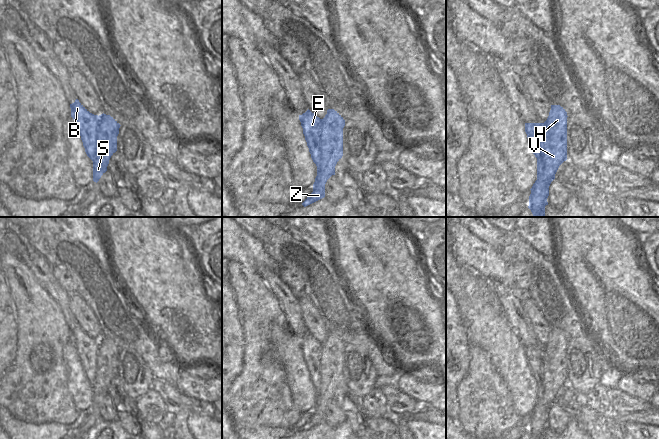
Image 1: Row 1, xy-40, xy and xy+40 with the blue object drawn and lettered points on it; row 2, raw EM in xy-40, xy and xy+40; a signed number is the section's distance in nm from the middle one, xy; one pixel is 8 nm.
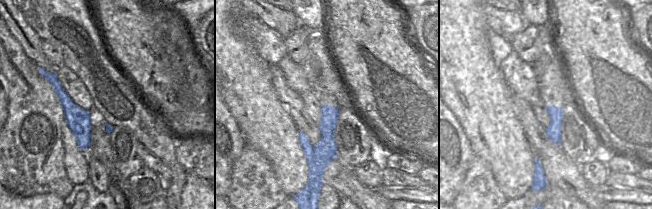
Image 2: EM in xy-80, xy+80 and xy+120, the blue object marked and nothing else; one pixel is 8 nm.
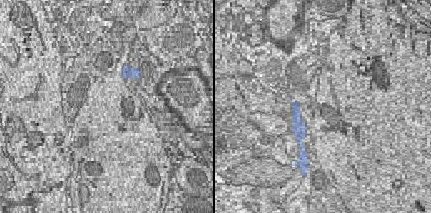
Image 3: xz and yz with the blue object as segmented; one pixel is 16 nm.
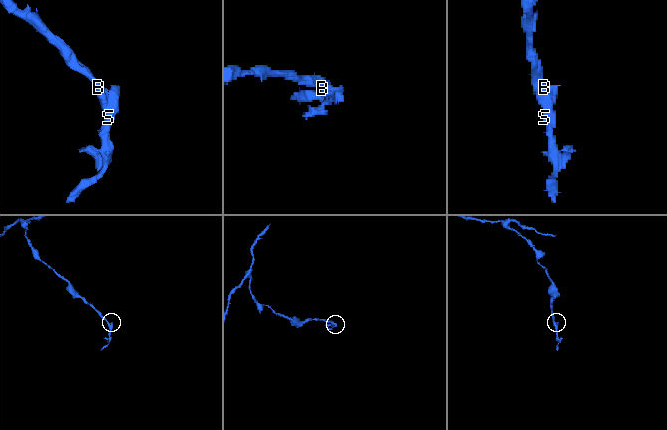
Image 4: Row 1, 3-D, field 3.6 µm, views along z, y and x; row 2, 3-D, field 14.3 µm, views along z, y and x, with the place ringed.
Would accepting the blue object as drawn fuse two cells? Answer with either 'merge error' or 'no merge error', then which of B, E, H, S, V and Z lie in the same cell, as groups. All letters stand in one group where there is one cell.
no merge error; groups B E H S V Z

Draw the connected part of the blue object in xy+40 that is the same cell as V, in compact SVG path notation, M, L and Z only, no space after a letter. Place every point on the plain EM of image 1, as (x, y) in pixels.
M551 329L544 347L525 347L531 374L537 382L537 404L529 420L533 439L545 439L549 410L559 390L567 384L567 336L560 329Z

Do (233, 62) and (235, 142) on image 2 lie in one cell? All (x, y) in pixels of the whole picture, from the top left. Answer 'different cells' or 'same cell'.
different cells

